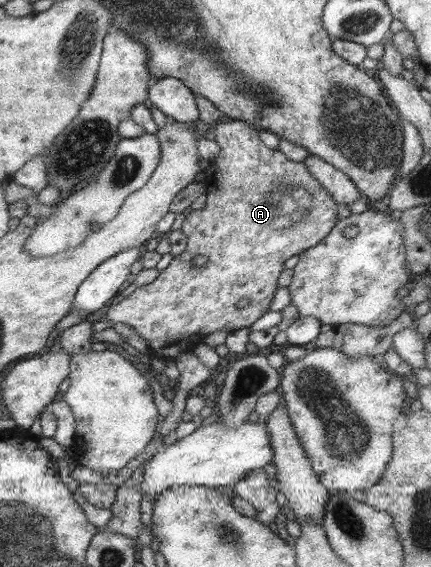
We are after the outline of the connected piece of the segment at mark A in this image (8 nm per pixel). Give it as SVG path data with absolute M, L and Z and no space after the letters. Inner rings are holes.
M234 120L215 124L213 131L220 153L204 171L204 181L208 186L205 208L192 210L182 225L181 231L189 238L186 250L175 256L152 283L138 287L119 304L105 310L107 320L134 328L146 340L152 354L159 359L168 359L168 362L176 360L183 352L191 352L197 342L216 330L232 332L250 328L268 312L278 288L278 278L285 269L284 260L322 243L338 222L338 204L307 165L293 161L277 149L272 152L272 148L263 144L258 128L242 120ZM272 162L278 162L280 170L274 168ZM200 254L208 258L202 267L192 263ZM243 298L248 298L251 303L244 309L238 309L236 303Z

